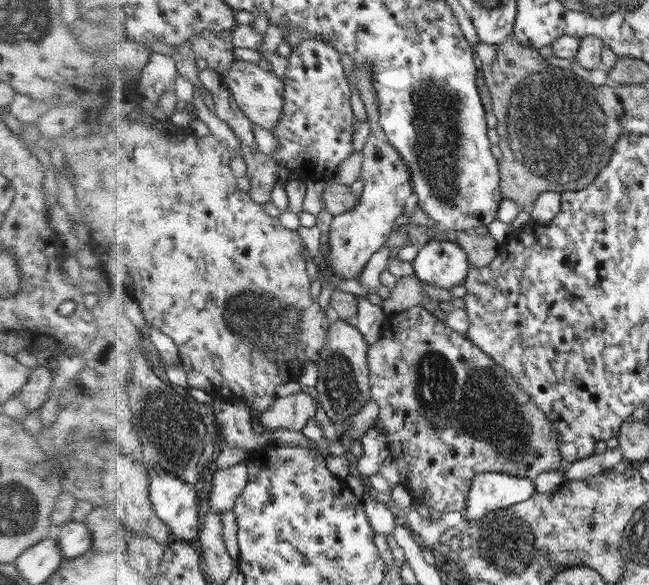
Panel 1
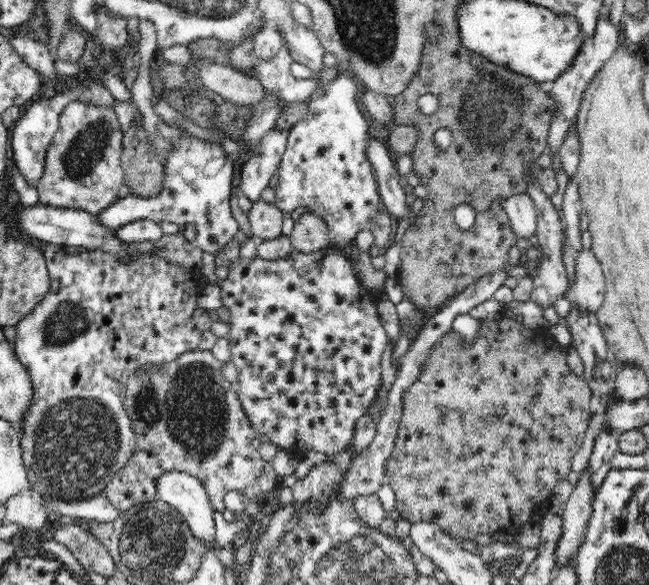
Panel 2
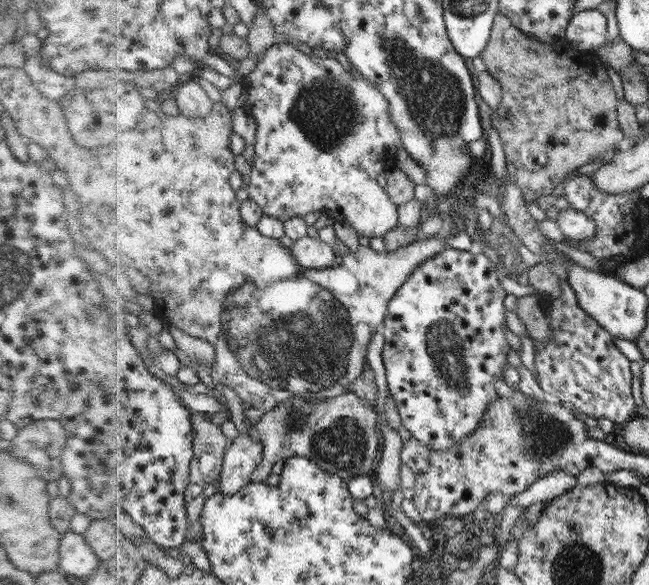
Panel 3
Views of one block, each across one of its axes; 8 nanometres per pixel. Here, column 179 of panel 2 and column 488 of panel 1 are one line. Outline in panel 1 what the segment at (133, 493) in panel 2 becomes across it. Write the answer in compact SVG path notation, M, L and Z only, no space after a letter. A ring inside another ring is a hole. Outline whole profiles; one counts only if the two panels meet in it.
M414 305L388 316L380 338L367 350L371 398L379 407L379 424L388 437L388 449L398 461L402 482L410 490L414 505L428 504L442 512L463 512L474 478L486 472L502 472L533 479L556 472L565 462L559 435L552 420L523 392L510 374L505 374L488 354L438 317Z

